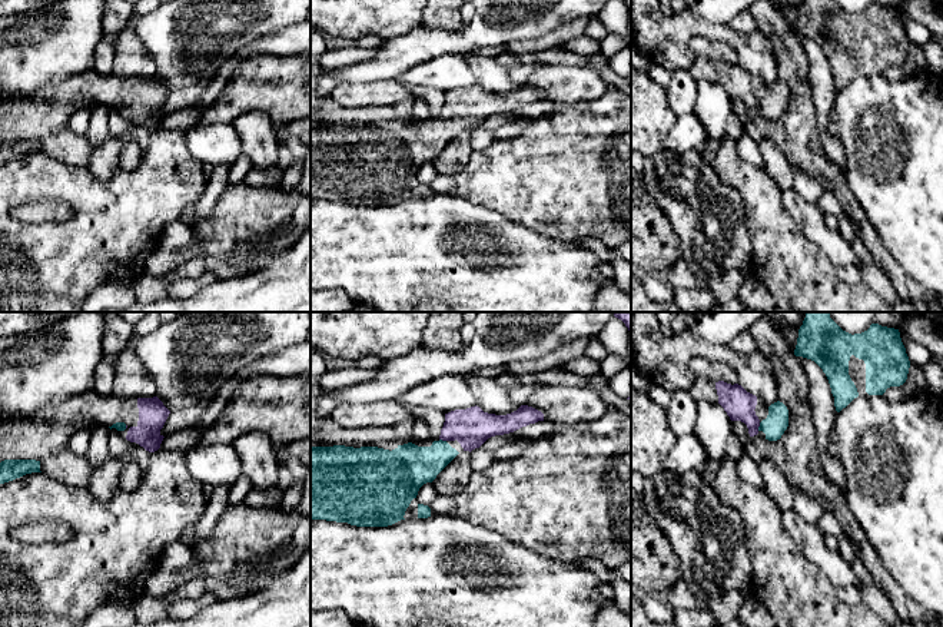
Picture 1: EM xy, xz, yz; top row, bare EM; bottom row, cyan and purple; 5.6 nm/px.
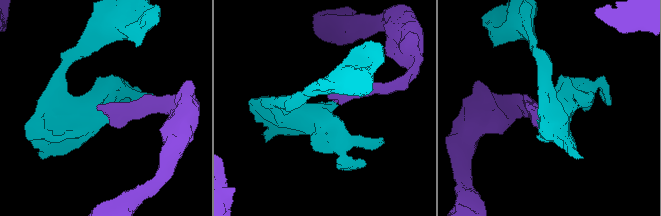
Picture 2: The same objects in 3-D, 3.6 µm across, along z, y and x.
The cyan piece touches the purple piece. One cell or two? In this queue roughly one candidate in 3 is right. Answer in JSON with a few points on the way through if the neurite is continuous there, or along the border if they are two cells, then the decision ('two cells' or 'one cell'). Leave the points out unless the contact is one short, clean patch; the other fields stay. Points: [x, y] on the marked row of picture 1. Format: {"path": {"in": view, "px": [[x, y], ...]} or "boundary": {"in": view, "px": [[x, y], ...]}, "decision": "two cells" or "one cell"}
{"path": {"in": "yz", "px": [[776, 423], [759, 427], [739, 404]]}, "decision": "one cell"}

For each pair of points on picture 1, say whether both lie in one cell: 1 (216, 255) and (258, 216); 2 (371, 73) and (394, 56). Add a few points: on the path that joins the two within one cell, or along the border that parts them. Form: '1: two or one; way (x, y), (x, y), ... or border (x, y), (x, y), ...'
1: one; way (226, 246), (248, 226)
2: one; way (377, 67), (388, 62)

